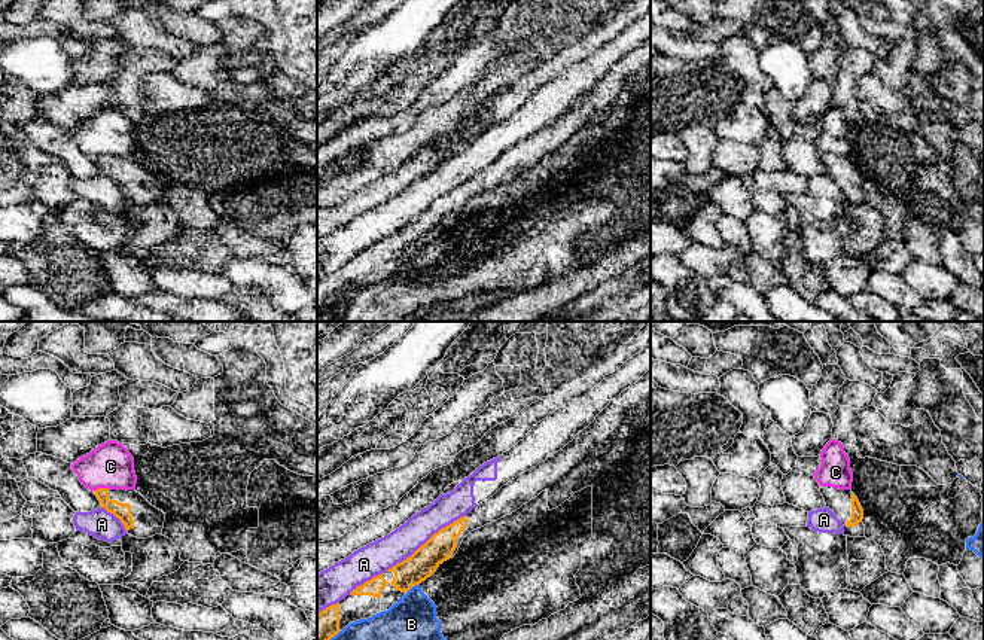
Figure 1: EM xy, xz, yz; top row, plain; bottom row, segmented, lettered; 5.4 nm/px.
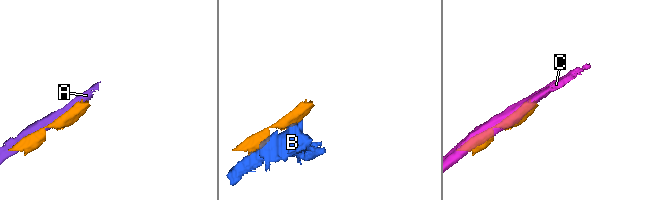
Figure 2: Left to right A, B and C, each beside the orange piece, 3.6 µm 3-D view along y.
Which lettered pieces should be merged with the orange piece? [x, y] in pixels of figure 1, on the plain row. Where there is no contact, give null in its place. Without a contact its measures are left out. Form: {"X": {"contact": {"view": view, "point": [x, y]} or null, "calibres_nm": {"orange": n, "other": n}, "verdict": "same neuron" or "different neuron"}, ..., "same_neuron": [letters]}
{"A": {"contact": {"view": "xz", "point": [426, 209]}, "calibres_nm": {"orange": 160, "other": 170}, "verdict": "different neuron"}, "B": {"contact": {"view": "xz", "point": [413, 252]}, "calibres_nm": {"orange": 160, "other": 320}, "verdict": "different neuron"}, "C": {"contact": {"view": "xy", "point": [101, 155]}, "calibres_nm": {"orange": 90, "other": 240}, "verdict": "different neuron"}, "same_neuron": []}

